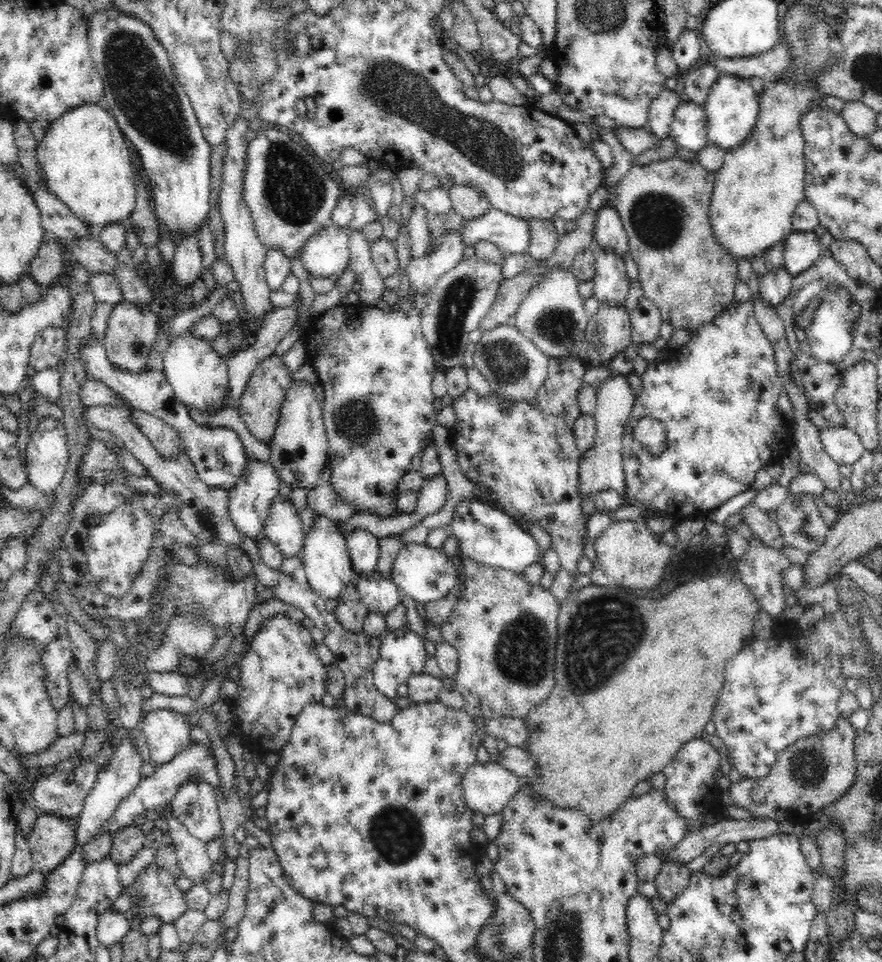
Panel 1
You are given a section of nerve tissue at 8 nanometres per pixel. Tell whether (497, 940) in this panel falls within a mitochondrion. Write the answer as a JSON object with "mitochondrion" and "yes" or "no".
{"mitochondrion":"yes"}

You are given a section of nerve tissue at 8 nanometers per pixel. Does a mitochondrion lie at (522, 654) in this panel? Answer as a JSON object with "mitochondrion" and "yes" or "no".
{"mitochondrion":"yes"}

